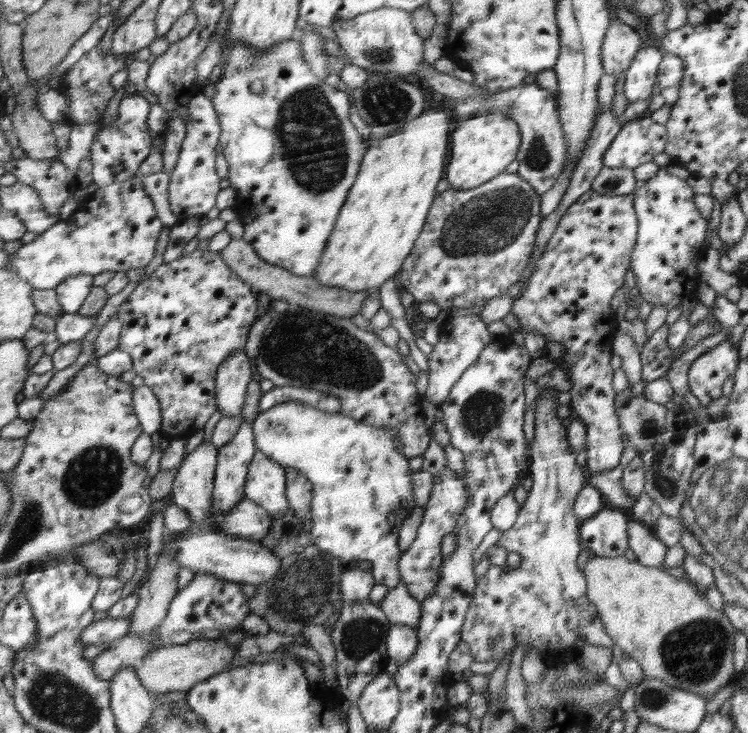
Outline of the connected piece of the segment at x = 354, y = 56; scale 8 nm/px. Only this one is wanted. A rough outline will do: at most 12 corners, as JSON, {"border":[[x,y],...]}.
{"border":[[408,11],[335,20],[341,51],[370,73],[416,74],[424,52]]}

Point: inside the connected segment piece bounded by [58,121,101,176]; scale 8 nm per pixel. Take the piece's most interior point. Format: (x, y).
(81, 136)

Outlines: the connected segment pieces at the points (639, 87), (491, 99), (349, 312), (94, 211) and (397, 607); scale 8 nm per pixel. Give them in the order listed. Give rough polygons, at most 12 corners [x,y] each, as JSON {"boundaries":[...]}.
{"boundaries":[[[652,46],[638,50],[625,70],[628,102],[654,92],[665,54]],[[520,85],[452,102],[456,119],[507,114],[516,172],[541,195],[567,153],[551,90]],[[244,239],[219,253],[240,279],[289,309],[352,319],[364,291],[324,287],[268,264]],[[142,177],[99,188],[4,269],[35,289],[145,267],[163,224]],[[402,580],[378,606],[391,624],[419,627],[421,604]]]}

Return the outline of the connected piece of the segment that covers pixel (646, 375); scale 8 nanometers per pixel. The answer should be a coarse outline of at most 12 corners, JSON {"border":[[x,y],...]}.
{"border":[[666,322],[639,352],[641,380],[665,377],[676,357]]}

